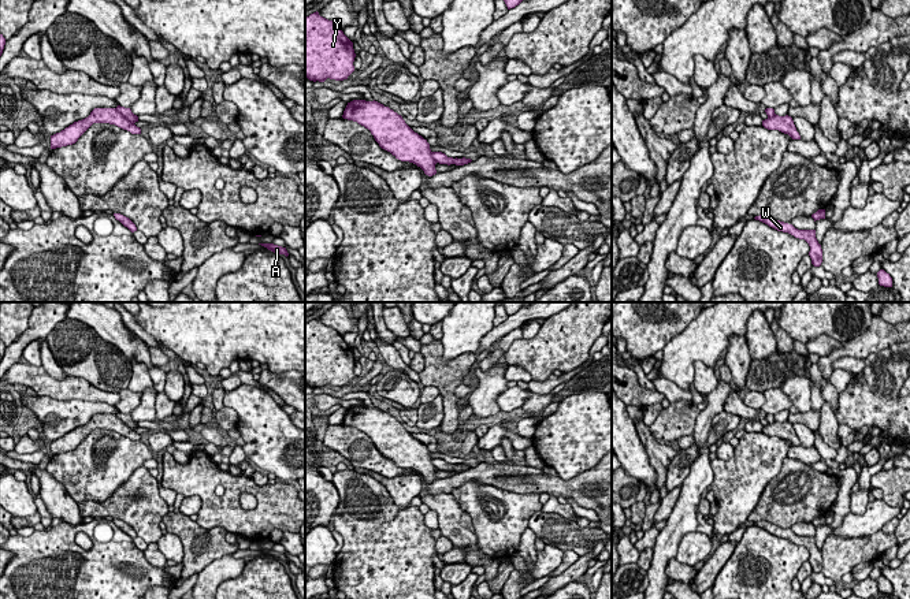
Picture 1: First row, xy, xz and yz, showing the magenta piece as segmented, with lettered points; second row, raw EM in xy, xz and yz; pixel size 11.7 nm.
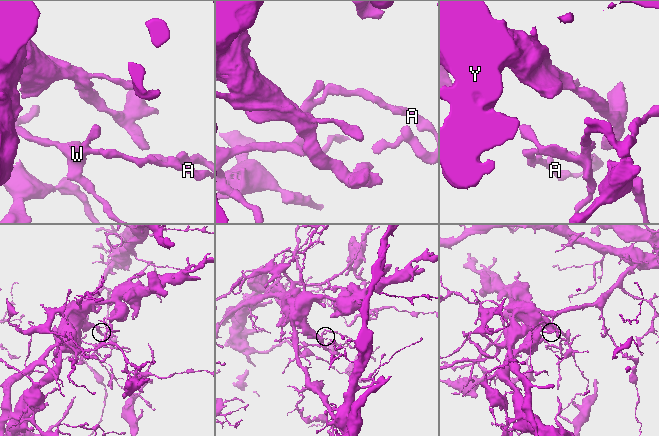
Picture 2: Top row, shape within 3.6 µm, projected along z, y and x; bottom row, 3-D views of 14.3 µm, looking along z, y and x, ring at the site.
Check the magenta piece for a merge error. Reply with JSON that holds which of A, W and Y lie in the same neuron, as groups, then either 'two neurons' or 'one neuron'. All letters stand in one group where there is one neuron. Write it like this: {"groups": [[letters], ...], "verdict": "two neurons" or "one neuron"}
{"groups": [["A", "W", "Y"]], "verdict": "one neuron"}

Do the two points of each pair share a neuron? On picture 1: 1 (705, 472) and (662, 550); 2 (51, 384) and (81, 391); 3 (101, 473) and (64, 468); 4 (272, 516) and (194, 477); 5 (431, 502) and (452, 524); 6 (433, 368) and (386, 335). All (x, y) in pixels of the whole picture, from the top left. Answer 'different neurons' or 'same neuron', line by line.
1: same neuron
2: same neuron
3: same neuron
4: same neuron
5: same neuron
6: different neurons

